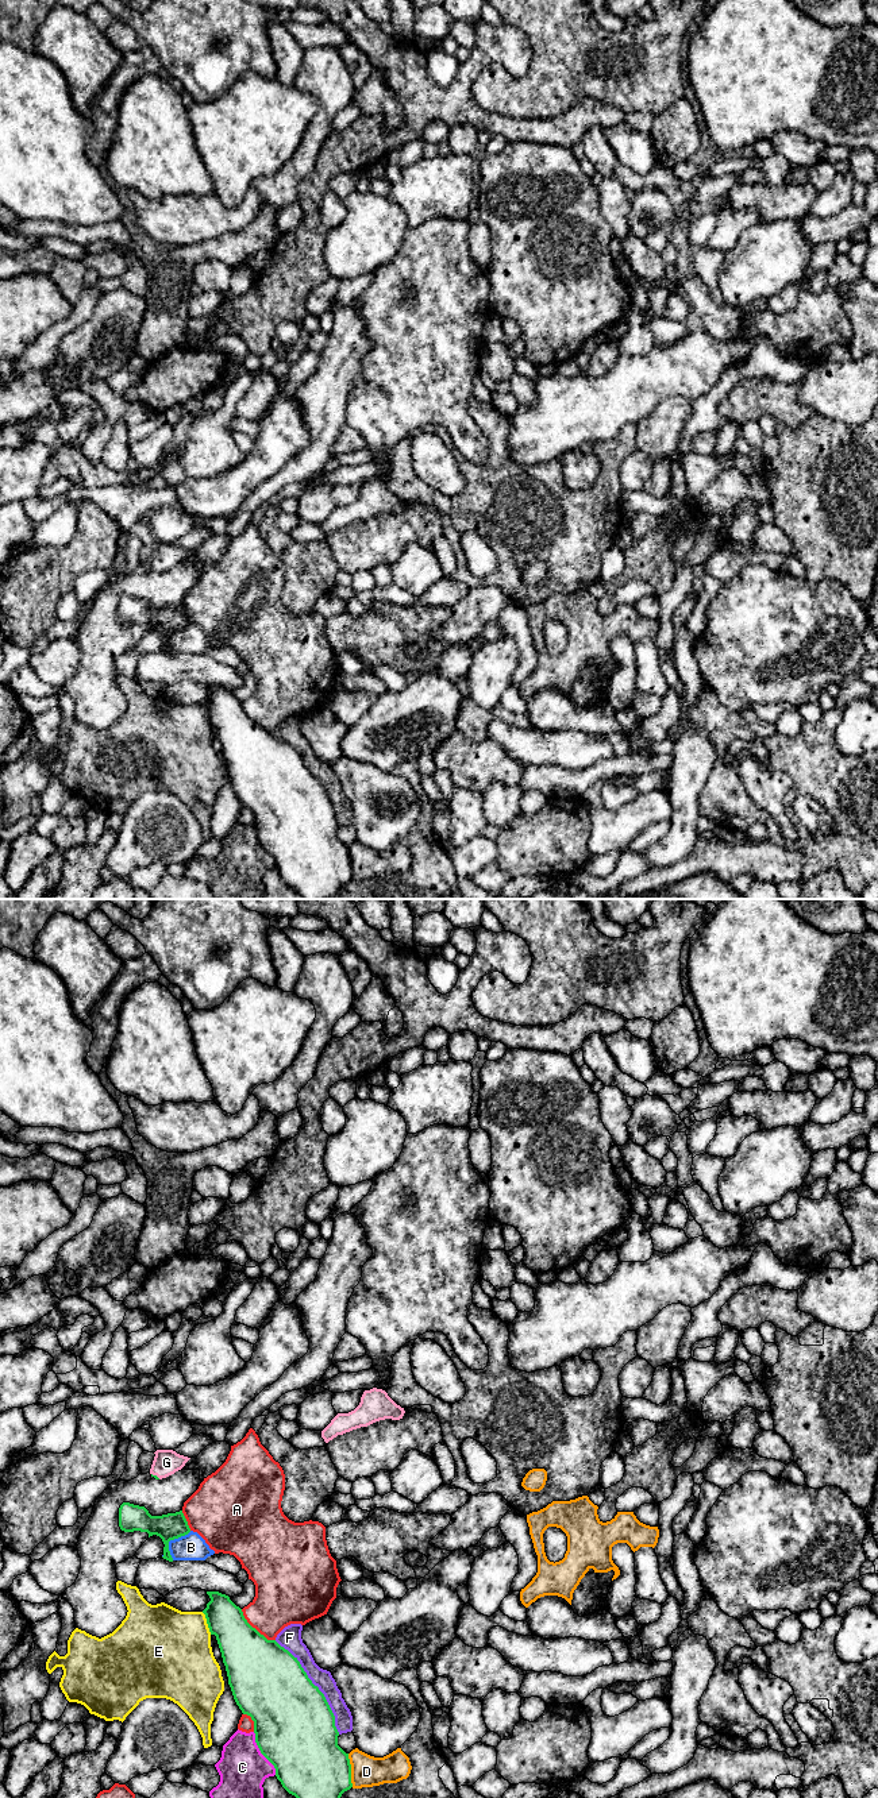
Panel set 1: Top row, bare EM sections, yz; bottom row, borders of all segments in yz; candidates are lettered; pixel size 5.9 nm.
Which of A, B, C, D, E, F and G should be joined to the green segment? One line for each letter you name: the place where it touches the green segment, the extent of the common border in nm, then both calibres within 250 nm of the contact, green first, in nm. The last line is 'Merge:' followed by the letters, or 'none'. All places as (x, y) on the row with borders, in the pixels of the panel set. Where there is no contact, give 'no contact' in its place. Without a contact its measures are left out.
G: contact yz (156, 1476); length 70 nm; calibres 20 and 160 nm
Merge: G

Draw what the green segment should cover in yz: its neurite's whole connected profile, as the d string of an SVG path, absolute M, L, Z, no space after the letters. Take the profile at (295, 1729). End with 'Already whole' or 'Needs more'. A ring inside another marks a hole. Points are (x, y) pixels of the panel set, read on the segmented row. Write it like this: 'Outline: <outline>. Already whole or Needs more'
Outline: M207 1591L207 1594L211 1601L203 1613L211 1635L216 1636L234 1699L242 1713L254 1721L255 1743L261 1753L274 1766L277 1779L296 1798L340 1798L353 1787L351 1764L348 1753L338 1745L335 1716L324 1694L308 1678L297 1658L276 1640L267 1640L253 1628L242 1609L228 1596L219 1591Z. Already whole

